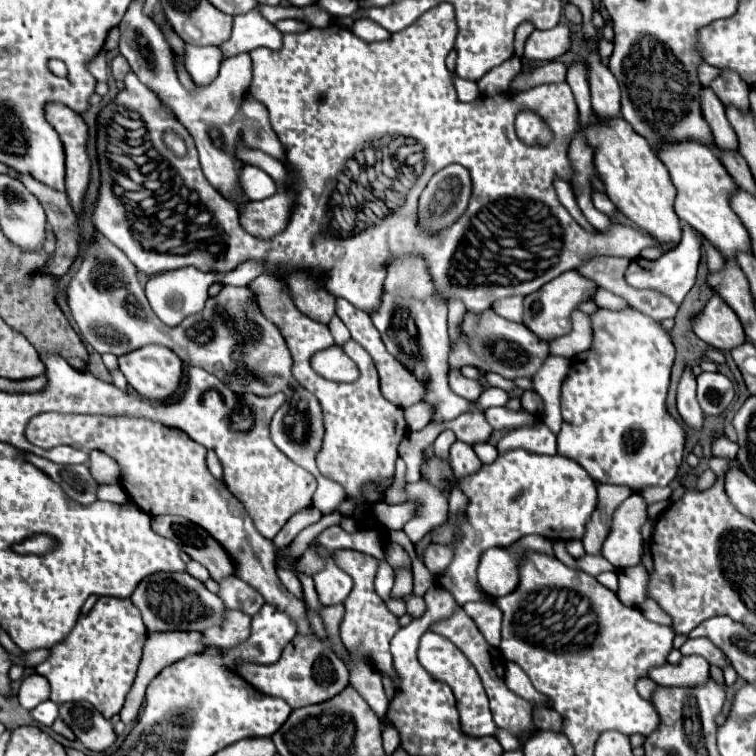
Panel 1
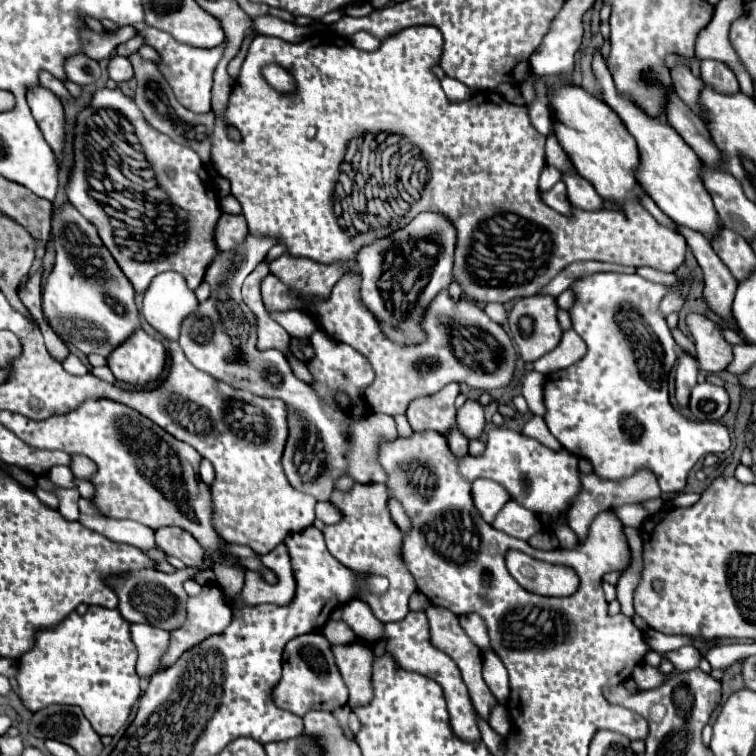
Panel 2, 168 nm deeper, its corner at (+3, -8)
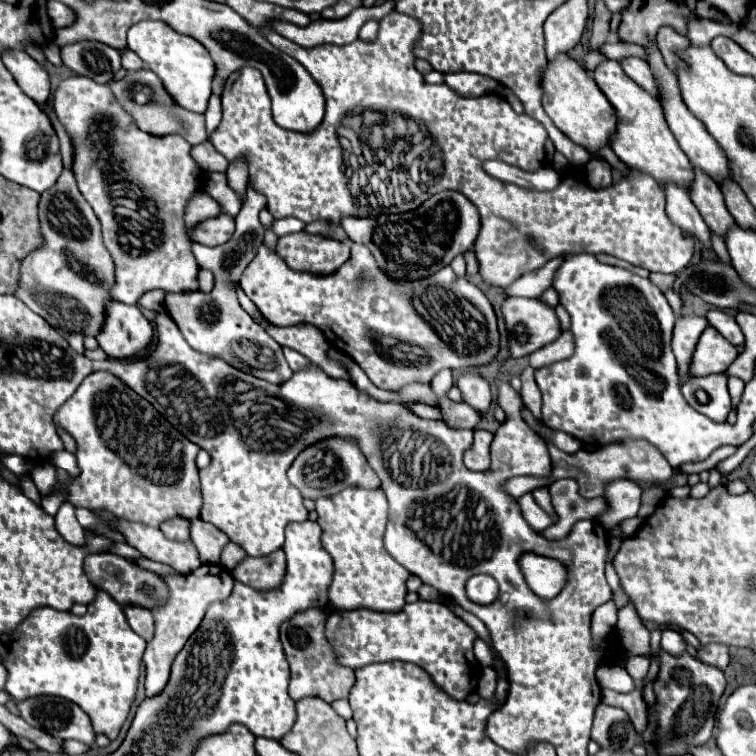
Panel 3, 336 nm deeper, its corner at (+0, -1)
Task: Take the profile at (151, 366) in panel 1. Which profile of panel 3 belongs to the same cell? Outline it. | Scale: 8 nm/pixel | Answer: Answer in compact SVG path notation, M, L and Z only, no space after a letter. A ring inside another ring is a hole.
M117 300L105 302L105 324L95 338L109 358L123 360L141 352L151 336L153 326L137 306Z

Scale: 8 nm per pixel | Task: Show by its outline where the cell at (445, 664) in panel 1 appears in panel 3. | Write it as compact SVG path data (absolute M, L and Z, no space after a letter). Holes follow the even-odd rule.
M417 600L415 604L405 604L399 612L375 612L369 608L357 608L357 610L335 610L325 624L325 636L329 644L333 646L335 660L341 666L357 668L373 662L411 662L419 668L423 668L429 678L443 688L445 694L449 694L453 700L465 700L477 686L477 680L481 676L481 664L473 656L471 648L477 640L477 634L473 628L469 628L461 618L457 618L445 604L441 602L425 602Z

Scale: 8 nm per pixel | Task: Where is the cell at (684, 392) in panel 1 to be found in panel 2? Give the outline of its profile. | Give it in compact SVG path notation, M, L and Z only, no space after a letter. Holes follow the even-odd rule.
M682 353L678 357L678 367L676 367L676 401L678 401L680 407L688 407L690 391L697 384L698 372L698 363L694 358L686 355L686 353Z

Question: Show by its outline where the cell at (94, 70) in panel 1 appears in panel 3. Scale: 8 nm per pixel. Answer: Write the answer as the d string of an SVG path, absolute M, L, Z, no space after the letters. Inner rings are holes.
M95 40L75 42L61 48L61 60L79 76L107 84L121 70L121 52Z

